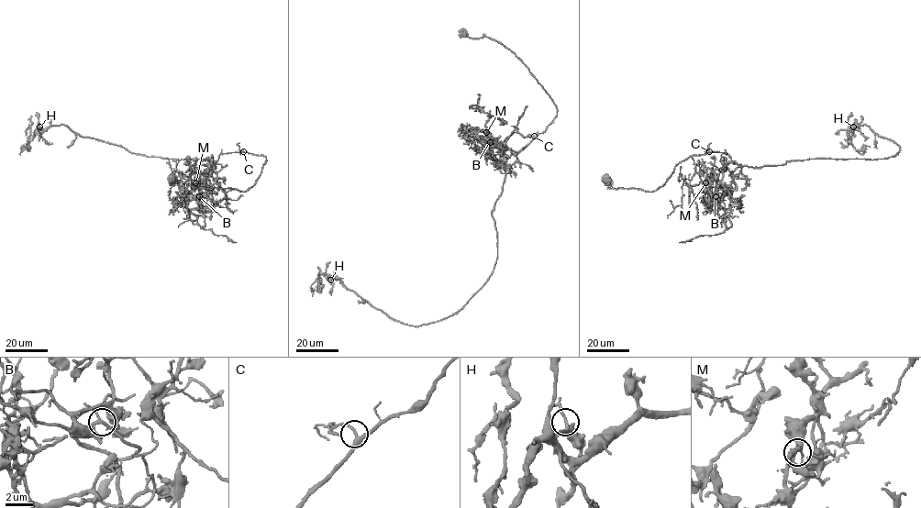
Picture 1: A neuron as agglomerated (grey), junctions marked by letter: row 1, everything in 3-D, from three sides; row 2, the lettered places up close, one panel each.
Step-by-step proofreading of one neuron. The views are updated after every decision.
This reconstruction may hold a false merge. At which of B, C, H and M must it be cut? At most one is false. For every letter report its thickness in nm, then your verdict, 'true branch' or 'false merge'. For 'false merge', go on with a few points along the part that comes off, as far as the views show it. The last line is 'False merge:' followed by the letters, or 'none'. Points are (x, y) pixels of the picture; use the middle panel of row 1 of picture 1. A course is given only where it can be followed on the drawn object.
B: calibre 190 nm; false merge; course (490, 142), (495, 147), (492, 150), (495, 158), (494, 155), (502, 153), (505, 141), (527, 105)
C: calibre 240 nm; true branch
H: calibre 190 nm; true branch
M: calibre 280 nm; true branch
False merge: B

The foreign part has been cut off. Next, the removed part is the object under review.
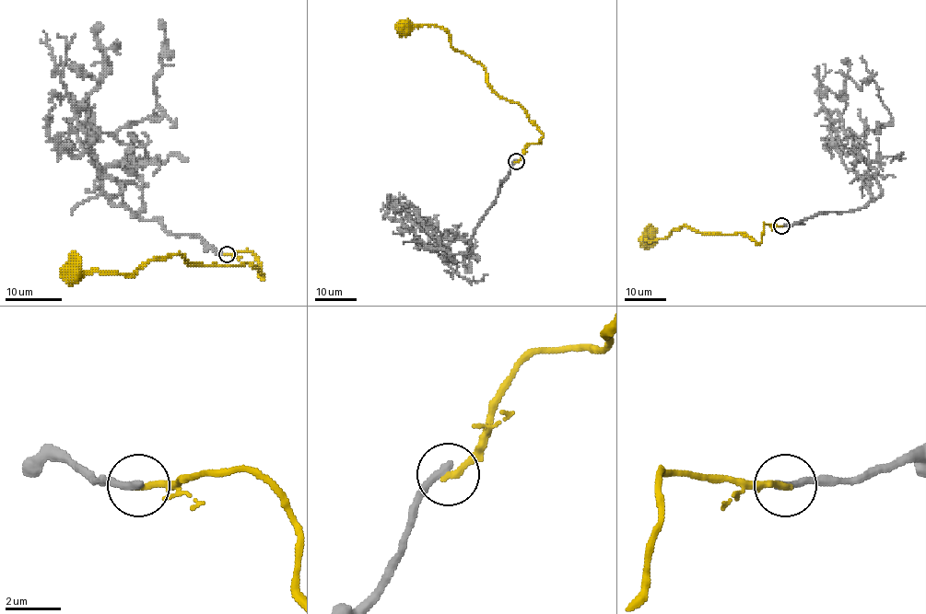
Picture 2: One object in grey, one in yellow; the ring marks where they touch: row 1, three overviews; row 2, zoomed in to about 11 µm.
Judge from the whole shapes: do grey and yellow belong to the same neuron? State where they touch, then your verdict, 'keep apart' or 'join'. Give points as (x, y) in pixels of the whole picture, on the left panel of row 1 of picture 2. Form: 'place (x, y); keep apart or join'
place (227, 254); keep apart

